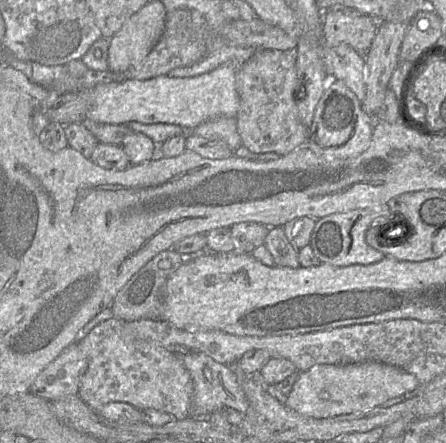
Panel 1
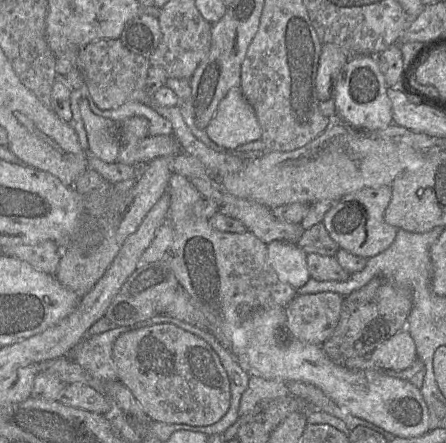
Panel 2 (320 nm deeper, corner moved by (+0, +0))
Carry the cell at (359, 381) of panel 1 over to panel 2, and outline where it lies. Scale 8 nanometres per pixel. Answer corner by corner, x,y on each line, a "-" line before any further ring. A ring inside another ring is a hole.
405,330
392,335
369,354
369,360
381,370
404,370
417,358
414,341

